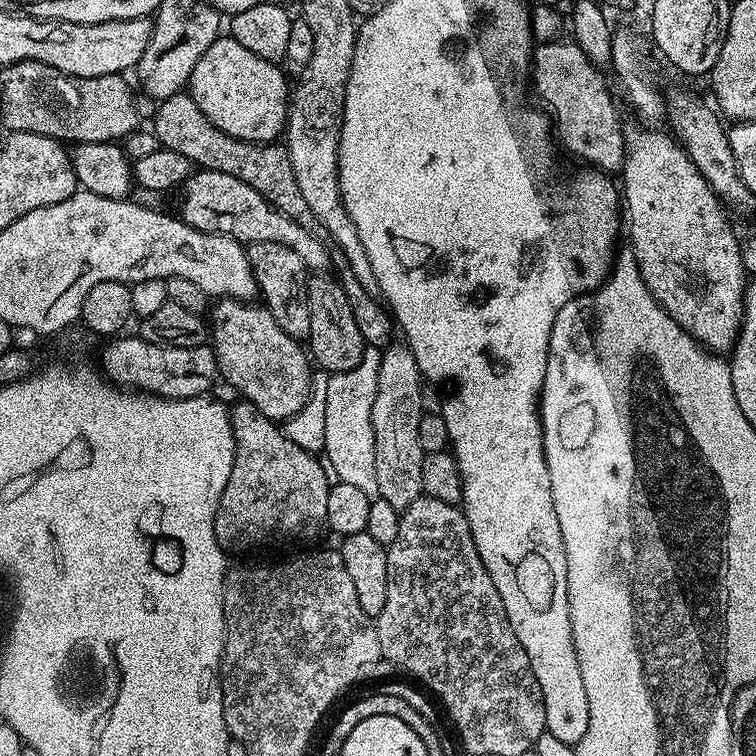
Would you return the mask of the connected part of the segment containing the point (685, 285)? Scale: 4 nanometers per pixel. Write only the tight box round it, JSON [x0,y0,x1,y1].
[622,126,746,354]

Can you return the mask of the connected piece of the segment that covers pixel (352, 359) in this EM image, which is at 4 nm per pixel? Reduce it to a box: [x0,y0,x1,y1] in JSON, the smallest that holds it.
[306,271,366,374]

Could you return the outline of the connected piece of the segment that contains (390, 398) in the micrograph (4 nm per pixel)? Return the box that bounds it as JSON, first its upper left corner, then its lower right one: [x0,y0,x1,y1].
[372,342,426,512]

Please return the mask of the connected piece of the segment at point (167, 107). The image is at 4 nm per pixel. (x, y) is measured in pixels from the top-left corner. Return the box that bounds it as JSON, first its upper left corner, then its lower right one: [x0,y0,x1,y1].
[154,91,329,240]

